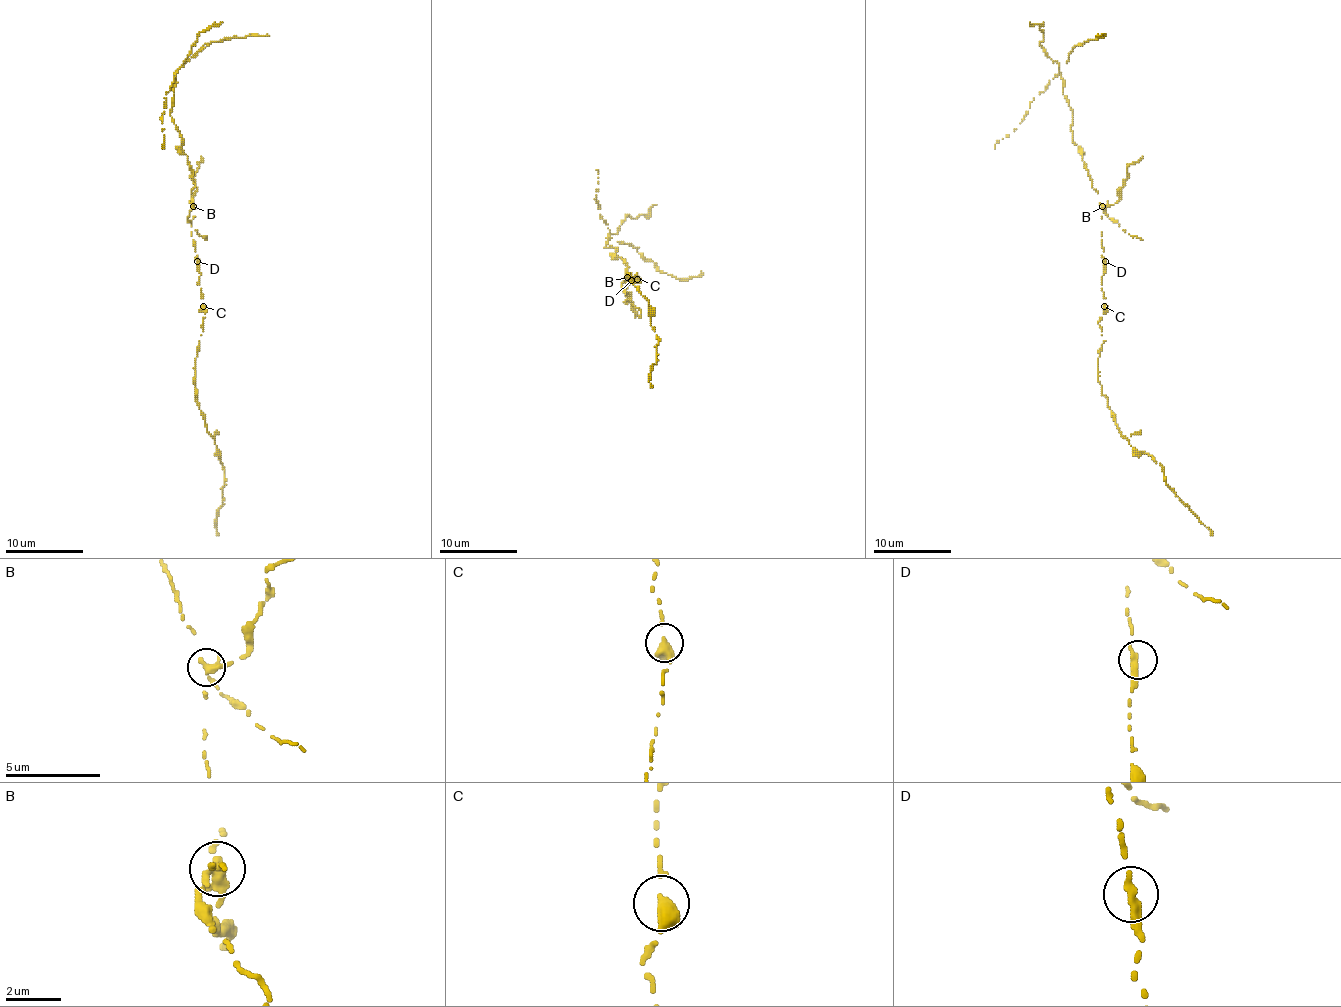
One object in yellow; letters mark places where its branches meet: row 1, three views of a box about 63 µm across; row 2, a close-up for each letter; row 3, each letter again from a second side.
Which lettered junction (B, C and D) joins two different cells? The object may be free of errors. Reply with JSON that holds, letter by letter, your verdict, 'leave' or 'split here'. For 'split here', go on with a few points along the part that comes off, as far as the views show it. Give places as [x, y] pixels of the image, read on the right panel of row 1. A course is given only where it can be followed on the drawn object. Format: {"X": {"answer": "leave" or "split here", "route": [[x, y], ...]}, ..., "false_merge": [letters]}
{"B": {"answer": "split here", "route": [[1102, 207], [1072, 141], [1072, 115], [1059, 63], [1067, 63], [1078, 43], [1104, 36], [1096, 36]]}, "C": {"answer": "leave"}, "D": {"answer": "leave"}, "false_merge": ["B"]}

